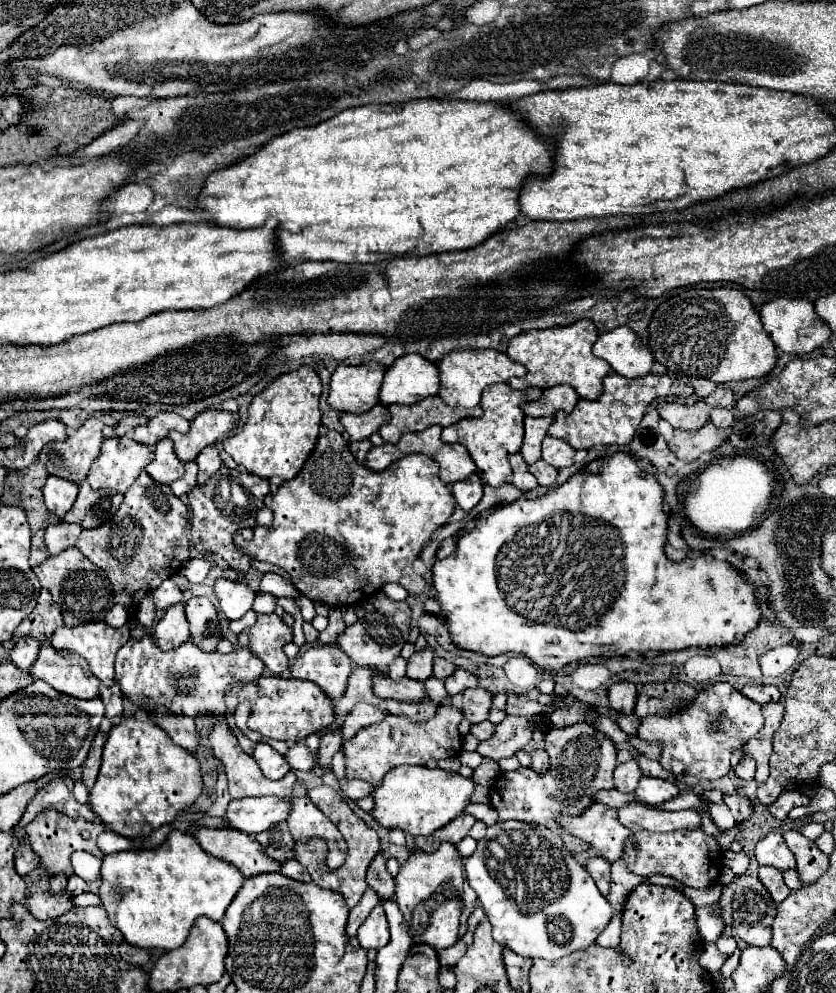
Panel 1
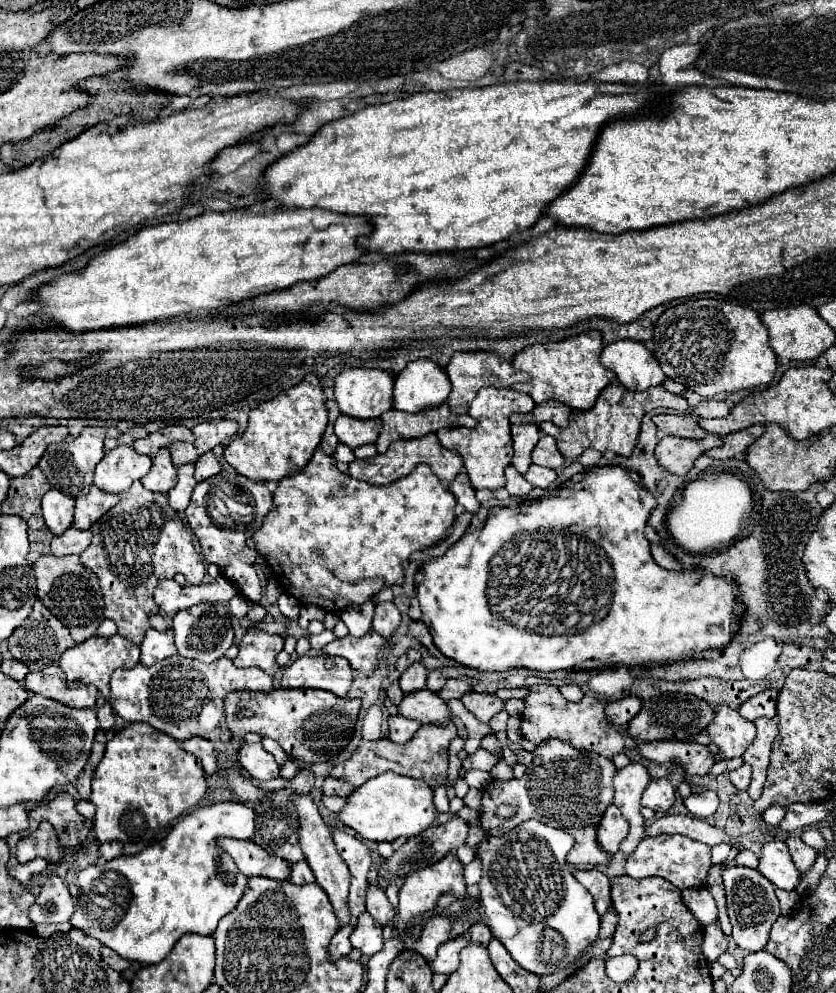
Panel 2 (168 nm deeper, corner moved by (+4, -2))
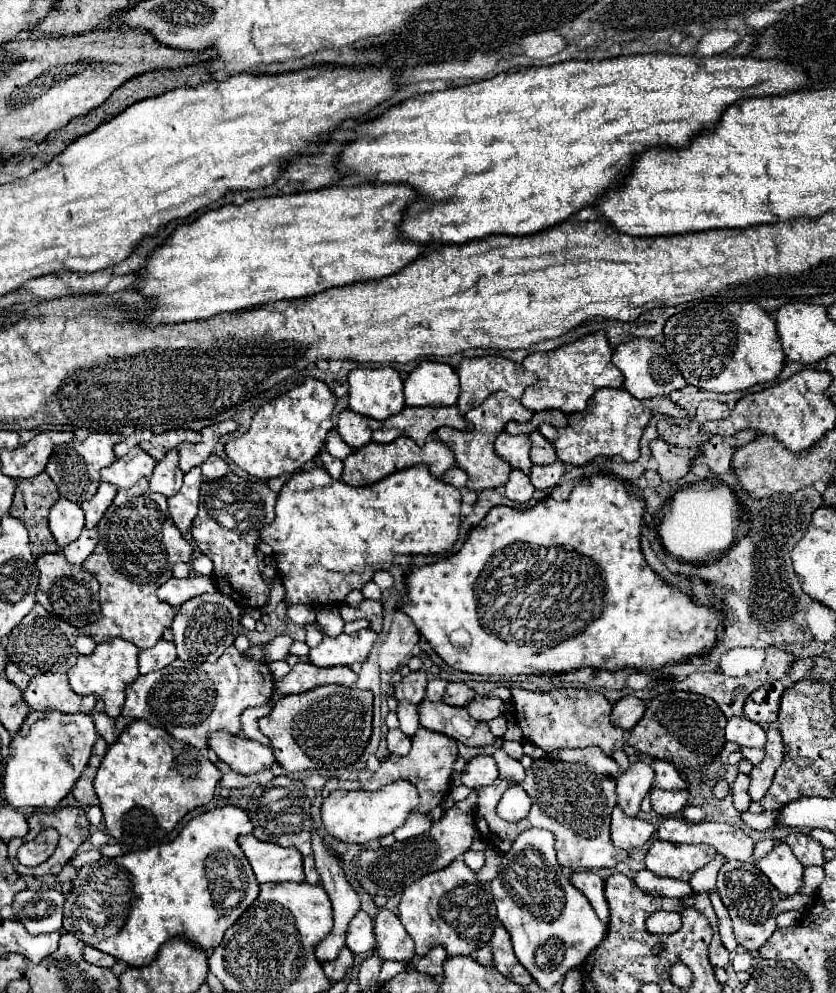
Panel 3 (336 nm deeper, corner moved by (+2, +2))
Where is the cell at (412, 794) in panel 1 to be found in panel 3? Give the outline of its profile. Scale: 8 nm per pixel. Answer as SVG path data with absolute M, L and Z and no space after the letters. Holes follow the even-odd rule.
M390 781L378 791L332 791L322 803L322 823L330 835L348 843L368 843L394 833L418 809L420 795L410 781Z

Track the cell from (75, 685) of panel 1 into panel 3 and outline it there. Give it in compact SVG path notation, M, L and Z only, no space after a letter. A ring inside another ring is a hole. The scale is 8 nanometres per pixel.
M42 673L30 679L24 701L38 711L56 709L62 713L90 713L96 695L78 695L70 689L66 673Z

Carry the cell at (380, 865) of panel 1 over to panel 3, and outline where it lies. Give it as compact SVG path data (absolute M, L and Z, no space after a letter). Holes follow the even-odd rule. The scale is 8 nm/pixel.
M380 907L376 921L374 921L376 941L378 949L376 953L382 959L394 959L394 961L408 961L414 955L414 941L402 927L396 913L392 913L388 907Z

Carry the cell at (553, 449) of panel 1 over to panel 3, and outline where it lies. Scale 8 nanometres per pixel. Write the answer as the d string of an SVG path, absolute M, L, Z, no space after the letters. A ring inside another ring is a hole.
M534 431L534 433L530 435L530 439L532 439L532 449L530 449L530 461L532 461L532 463L544 465L544 463L554 463L554 461L558 461L558 455L554 453L552 443L550 443L546 437L542 437L540 431Z

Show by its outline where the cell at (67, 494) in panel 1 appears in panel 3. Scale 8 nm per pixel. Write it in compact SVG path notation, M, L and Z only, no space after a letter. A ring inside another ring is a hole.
M60 497L52 507L48 515L50 531L60 547L76 541L80 531L84 529L84 511L78 503L72 503L64 497Z

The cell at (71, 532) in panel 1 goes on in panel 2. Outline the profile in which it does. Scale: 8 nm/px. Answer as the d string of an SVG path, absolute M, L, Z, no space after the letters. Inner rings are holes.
M70 527L64 535L52 539L52 555L66 557L66 555L80 555L92 541L90 531L80 531Z

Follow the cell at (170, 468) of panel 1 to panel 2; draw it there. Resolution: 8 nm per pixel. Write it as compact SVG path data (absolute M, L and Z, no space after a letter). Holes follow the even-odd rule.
M166 447L156 453L152 459L152 469L142 483L152 493L168 493L176 485L176 467L172 465L170 451Z

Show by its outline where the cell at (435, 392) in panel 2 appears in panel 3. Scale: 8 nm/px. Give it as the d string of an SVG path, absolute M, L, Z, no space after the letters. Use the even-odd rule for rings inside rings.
M422 361L404 381L406 405L440 407L456 405L460 383L456 371L438 361Z

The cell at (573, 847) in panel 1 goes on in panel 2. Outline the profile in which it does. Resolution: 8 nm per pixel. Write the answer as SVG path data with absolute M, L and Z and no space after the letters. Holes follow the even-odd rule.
M552 739L546 745L536 747L534 761L528 765L528 771L522 779L512 781L490 781L482 787L482 803L480 803L480 825L490 837L500 837L510 829L518 827L528 819L542 821L546 825L554 825L556 829L566 829L576 839L574 849L568 853L566 863L570 865L606 865L612 861L612 855L606 853L596 841L598 821L602 821L602 813L612 803L614 789L612 777L616 767L610 759L598 753L586 753L574 749L570 743ZM508 803L516 805L516 817L502 821L496 817L496 807Z

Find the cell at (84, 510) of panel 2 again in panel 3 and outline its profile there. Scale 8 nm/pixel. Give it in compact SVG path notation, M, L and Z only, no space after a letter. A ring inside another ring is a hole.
M100 483L96 495L92 499L88 499L88 501L82 503L82 509L86 513L86 527L88 529L92 529L92 527L98 525L98 521L104 515L104 511L110 507L116 491L118 491L116 485L112 485L112 483Z

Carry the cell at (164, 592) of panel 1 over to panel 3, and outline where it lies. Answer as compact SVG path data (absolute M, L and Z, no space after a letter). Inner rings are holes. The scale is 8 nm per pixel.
M196 575L188 579L170 577L164 585L158 587L158 599L172 607L180 607L192 597L198 597L204 593L216 593L216 591L218 591L218 585L214 577L208 577L208 575Z

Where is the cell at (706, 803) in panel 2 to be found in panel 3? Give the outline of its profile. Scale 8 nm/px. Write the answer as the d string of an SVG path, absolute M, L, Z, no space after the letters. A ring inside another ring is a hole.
M656 759L652 763L652 767L656 771L656 777L654 777L654 785L652 787L672 789L672 791L684 791L684 789L688 789L688 783L680 777L680 773L676 771L676 767L672 763Z

